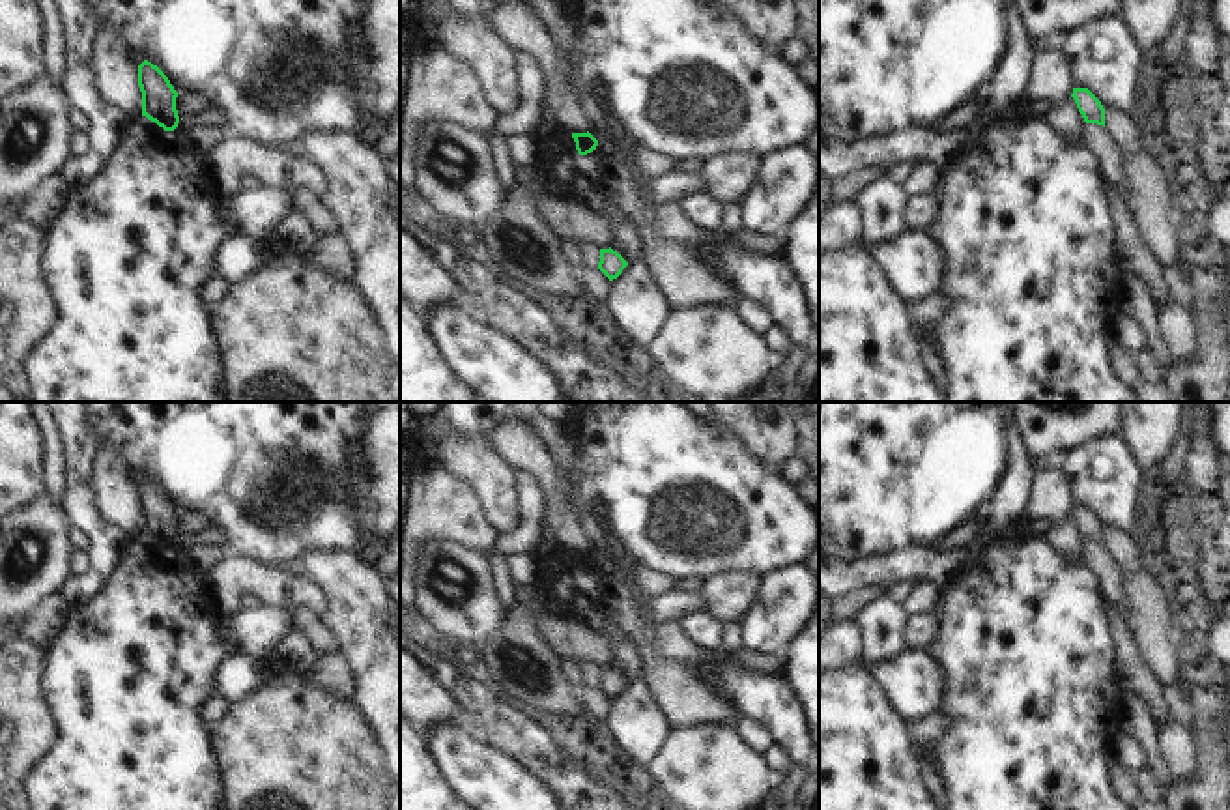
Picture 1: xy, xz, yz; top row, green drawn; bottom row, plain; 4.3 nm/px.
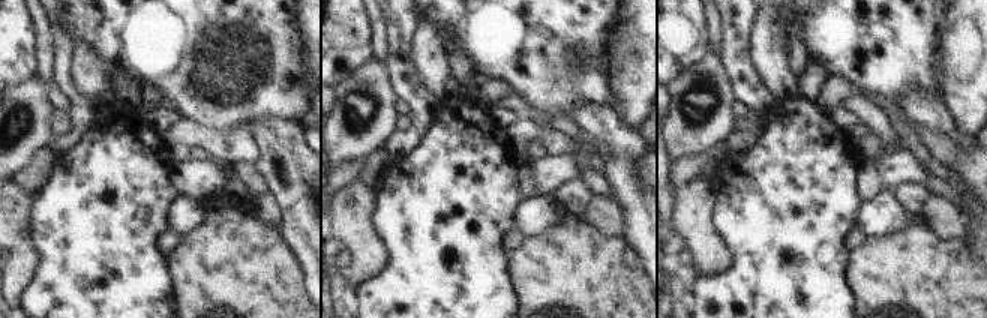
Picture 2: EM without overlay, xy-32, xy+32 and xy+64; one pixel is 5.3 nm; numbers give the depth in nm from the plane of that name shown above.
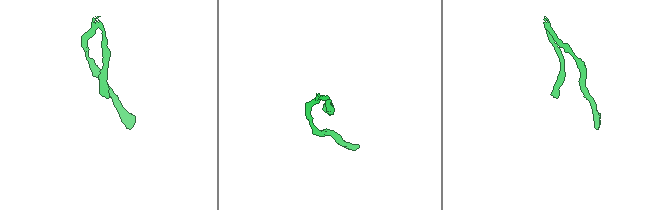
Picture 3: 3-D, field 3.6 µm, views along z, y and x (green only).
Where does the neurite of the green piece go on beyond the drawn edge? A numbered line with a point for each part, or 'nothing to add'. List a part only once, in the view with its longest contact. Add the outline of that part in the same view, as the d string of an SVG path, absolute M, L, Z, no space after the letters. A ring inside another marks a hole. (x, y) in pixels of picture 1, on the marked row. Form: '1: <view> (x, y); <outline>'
nothing to add

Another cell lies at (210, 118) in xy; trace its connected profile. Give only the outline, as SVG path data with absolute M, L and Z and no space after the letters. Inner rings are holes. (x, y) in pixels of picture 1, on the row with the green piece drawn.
M206 108L204 112L196 114L196 116L189 116L179 120L178 123L178 131L185 133L191 129L222 129L228 131L226 120L221 114L221 110L215 108Z

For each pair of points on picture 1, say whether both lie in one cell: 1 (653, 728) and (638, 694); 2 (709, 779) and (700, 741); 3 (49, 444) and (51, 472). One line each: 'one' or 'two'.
1: one
2: one
3: one

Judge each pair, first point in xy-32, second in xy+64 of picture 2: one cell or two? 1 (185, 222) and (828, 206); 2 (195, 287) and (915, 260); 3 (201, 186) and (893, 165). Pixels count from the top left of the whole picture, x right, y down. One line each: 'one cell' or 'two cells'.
1: two cells
2: one cell
3: one cell

